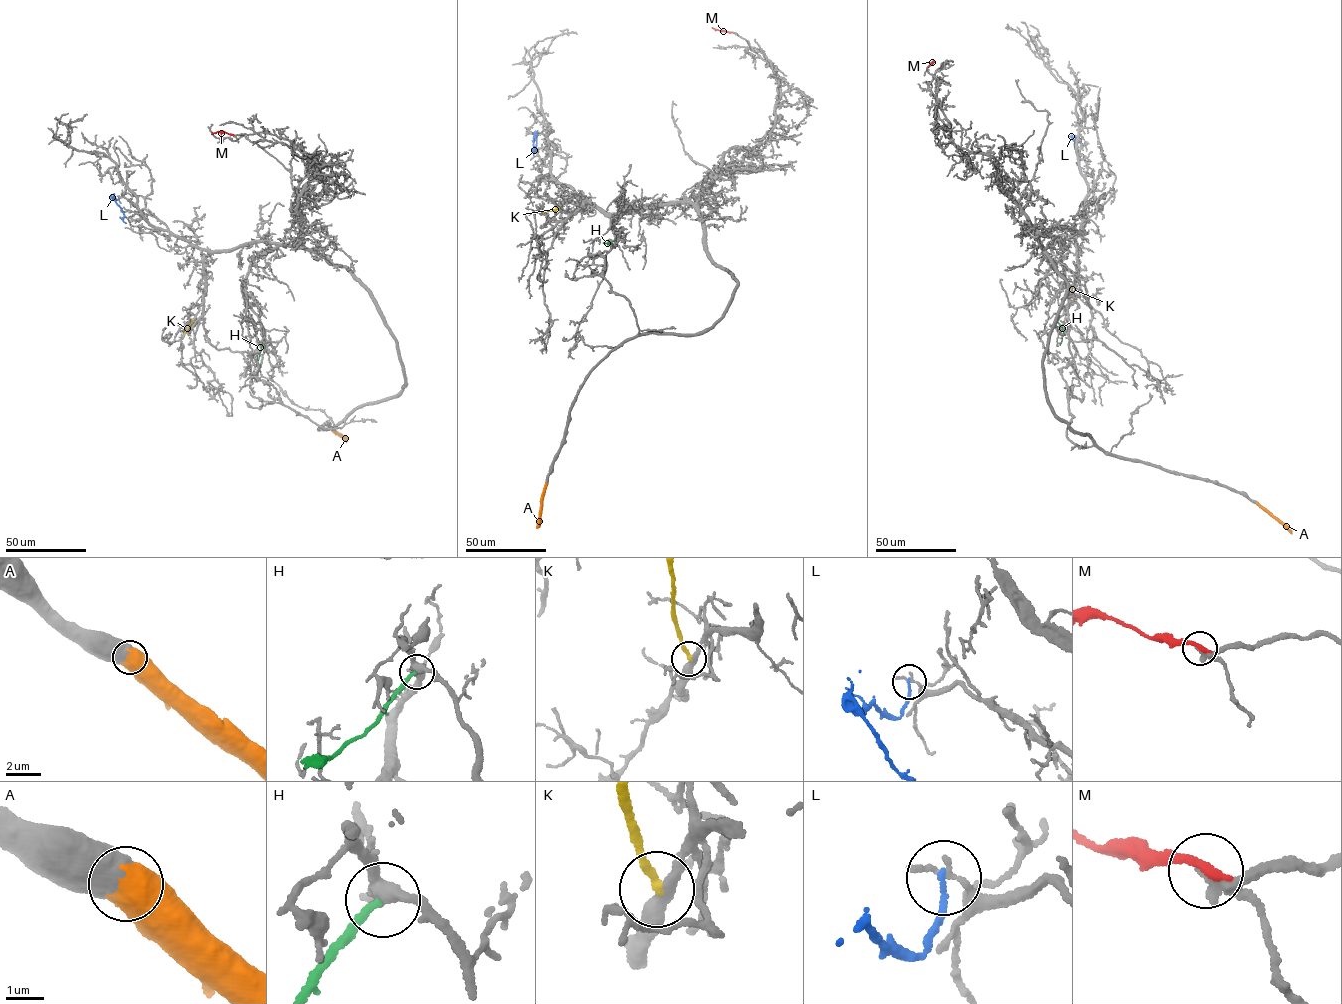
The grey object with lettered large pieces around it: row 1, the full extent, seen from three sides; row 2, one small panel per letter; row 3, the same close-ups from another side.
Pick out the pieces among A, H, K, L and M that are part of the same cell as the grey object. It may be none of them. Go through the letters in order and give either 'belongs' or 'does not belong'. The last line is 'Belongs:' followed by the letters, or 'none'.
A: belongs
H: does not belong
K: does not belong
L: does not belong
M: does not belong
Belongs: A

